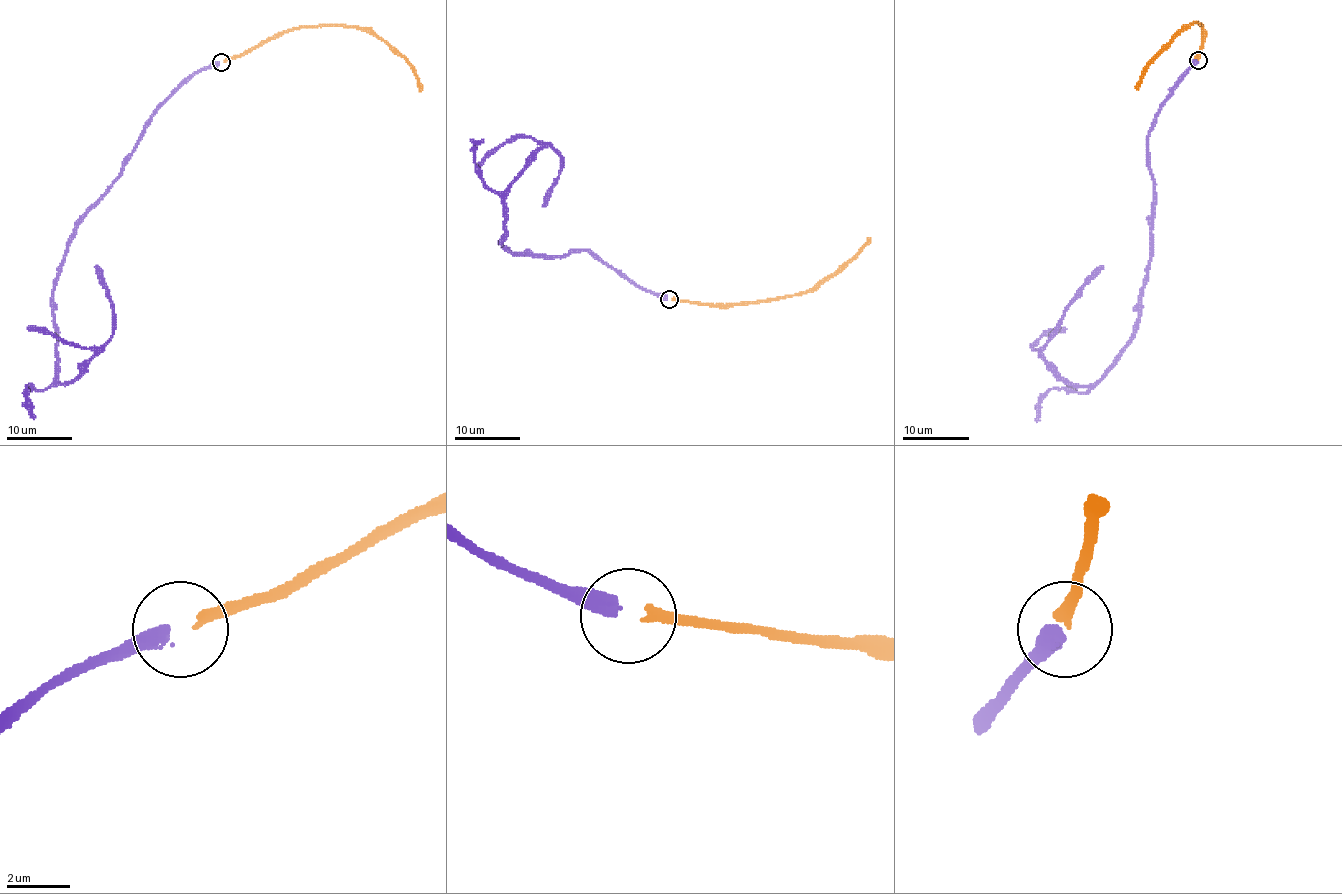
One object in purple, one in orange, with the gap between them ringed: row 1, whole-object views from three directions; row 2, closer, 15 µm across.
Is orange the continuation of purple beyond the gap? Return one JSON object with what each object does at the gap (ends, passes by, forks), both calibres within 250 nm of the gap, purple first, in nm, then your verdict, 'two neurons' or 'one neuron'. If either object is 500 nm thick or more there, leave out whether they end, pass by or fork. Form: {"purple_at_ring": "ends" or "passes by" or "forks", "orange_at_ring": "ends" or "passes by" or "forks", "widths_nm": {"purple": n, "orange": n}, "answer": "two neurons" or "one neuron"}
{"widths_nm": {"purple": 500, "orange": 260}, "answer": "one neuron"}

